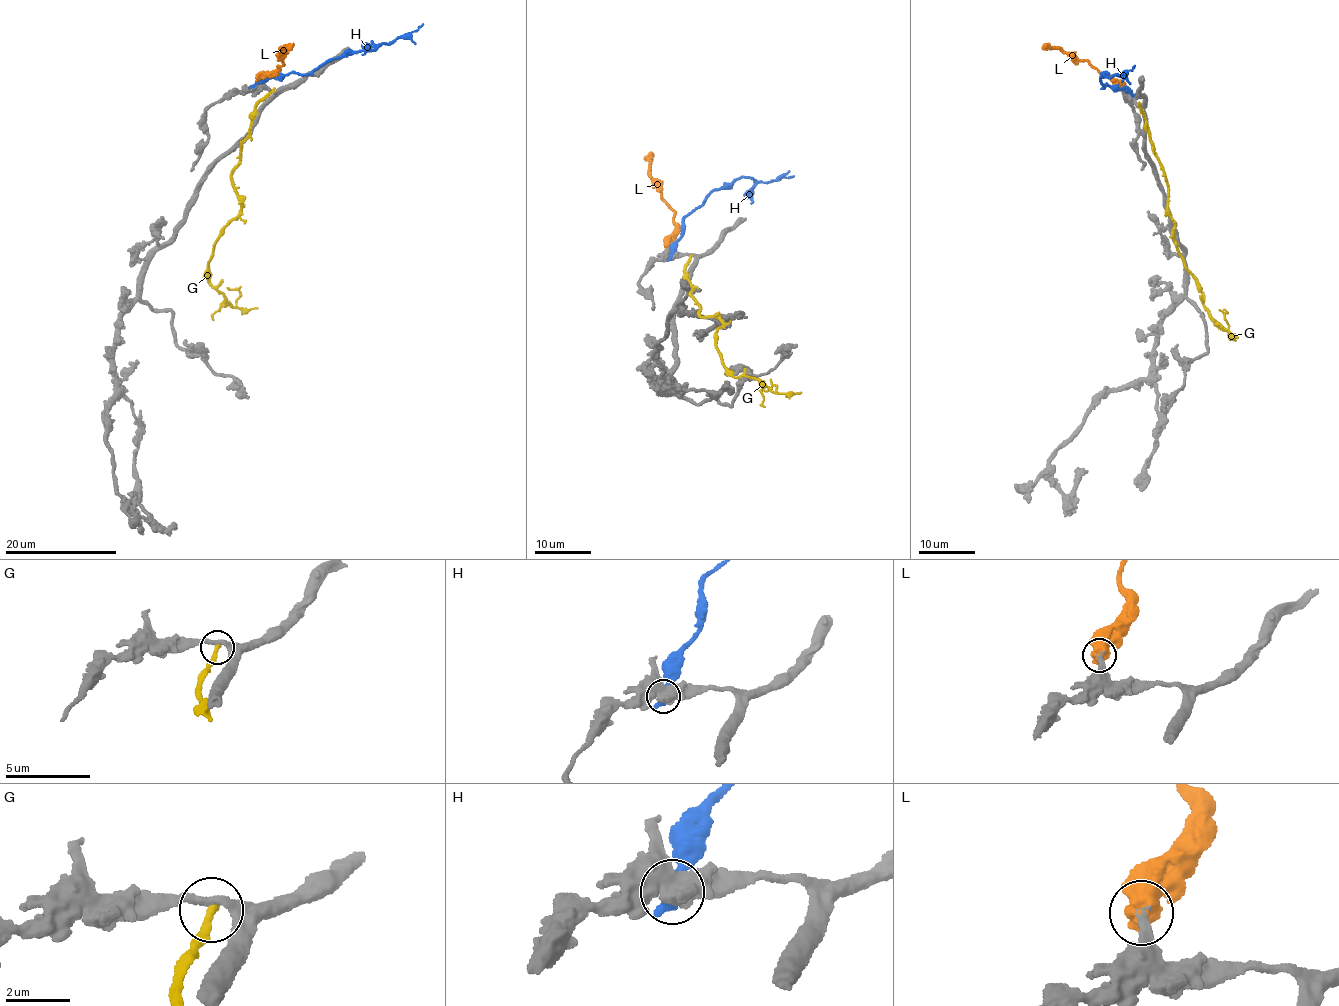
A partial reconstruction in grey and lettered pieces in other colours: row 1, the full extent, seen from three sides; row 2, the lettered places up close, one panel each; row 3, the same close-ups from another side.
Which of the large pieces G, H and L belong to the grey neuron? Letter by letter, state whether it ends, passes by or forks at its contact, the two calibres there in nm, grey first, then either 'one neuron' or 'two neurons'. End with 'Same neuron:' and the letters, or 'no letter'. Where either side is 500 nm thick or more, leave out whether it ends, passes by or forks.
G: it ends; calibres 260 and 280 nm; two neurons
H: calibres 650 and 440 nm; two neurons
L: calibres 220 and 750 nm; one neuron
Same neuron: L

